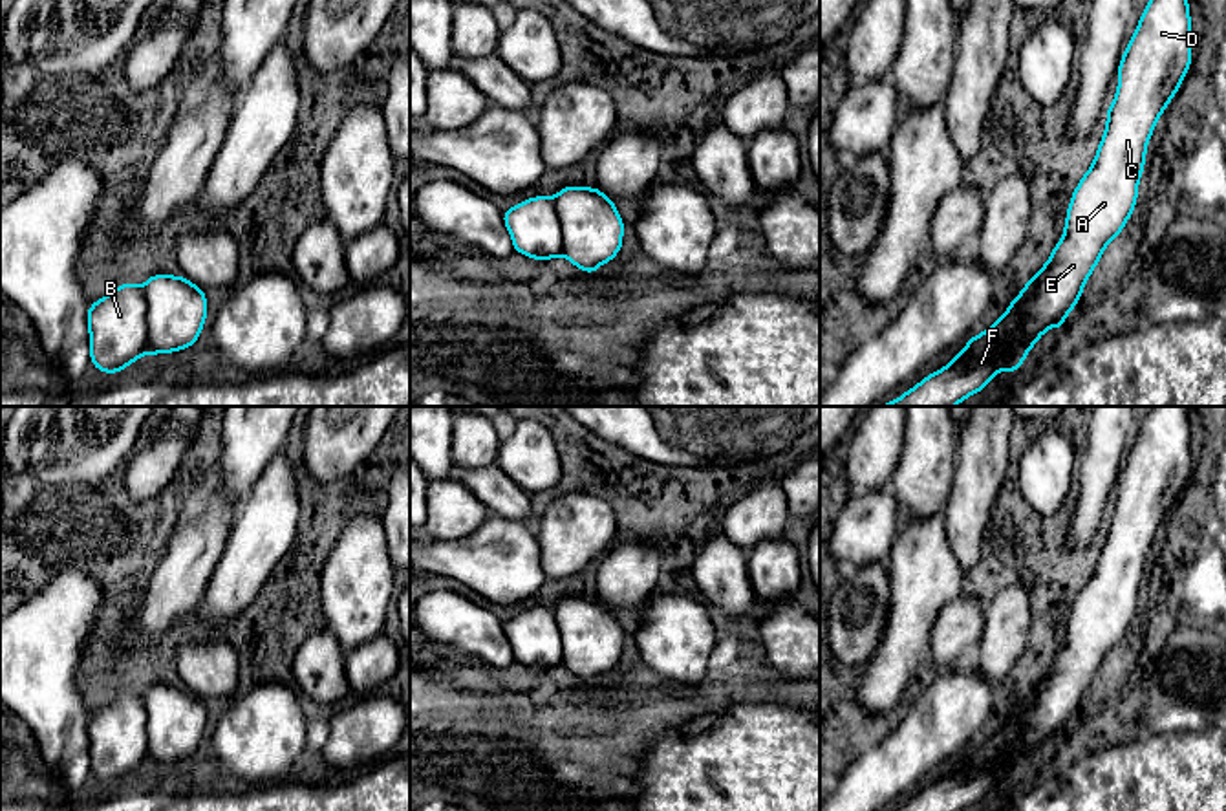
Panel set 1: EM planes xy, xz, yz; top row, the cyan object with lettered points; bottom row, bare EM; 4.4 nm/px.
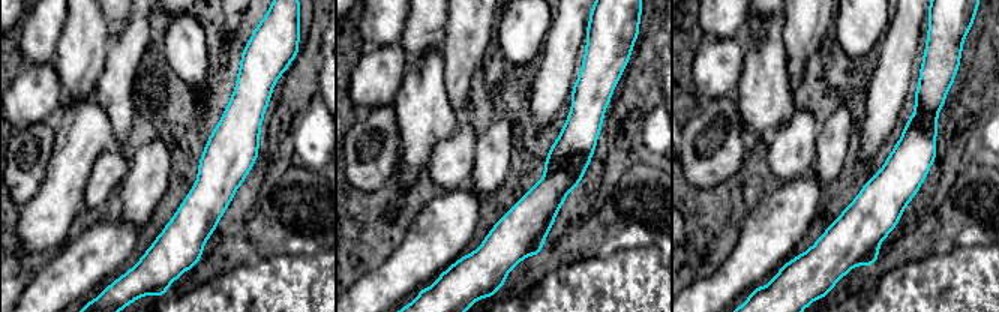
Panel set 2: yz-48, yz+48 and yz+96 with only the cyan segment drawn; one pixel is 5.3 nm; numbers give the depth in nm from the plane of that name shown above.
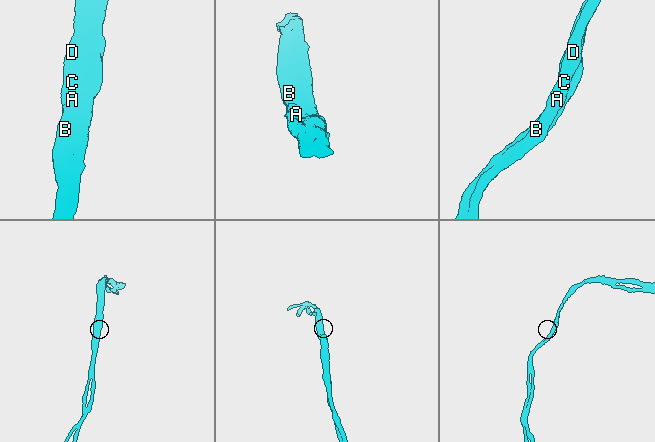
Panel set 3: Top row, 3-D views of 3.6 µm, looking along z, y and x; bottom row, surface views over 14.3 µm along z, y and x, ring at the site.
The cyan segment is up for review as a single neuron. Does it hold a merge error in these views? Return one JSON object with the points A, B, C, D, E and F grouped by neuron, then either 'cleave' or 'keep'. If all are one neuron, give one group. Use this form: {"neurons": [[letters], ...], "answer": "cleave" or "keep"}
{"neurons": [["A", "B", "C", "D", "E"], ["F"]], "answer": "cleave"}

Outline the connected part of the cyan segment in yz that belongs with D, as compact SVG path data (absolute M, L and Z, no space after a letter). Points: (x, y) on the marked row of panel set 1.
M1149 0L1138 27L1122 55L1116 97L1105 112L1105 134L1100 141L1094 163L1072 192L1065 232L1047 264L1041 267L1034 291L1025 297L1019 308L1021 324L1016 328L1006 351L1008 361L1016 370L1021 368L1025 355L1050 326L1063 331L1063 319L1078 304L1085 280L1094 271L1105 245L1116 240L1133 214L1149 137L1156 119L1184 81L1191 57L1188 0Z

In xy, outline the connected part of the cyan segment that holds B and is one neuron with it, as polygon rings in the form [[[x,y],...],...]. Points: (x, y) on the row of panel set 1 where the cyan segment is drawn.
[[[123,284],[88,308],[91,364],[104,373],[124,370],[146,350],[146,297],[143,287]]]

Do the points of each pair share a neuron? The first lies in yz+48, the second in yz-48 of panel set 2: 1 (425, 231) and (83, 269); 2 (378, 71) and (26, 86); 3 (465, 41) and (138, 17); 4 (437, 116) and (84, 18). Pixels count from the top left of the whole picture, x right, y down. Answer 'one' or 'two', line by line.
1: one
2: one
3: one
4: two

